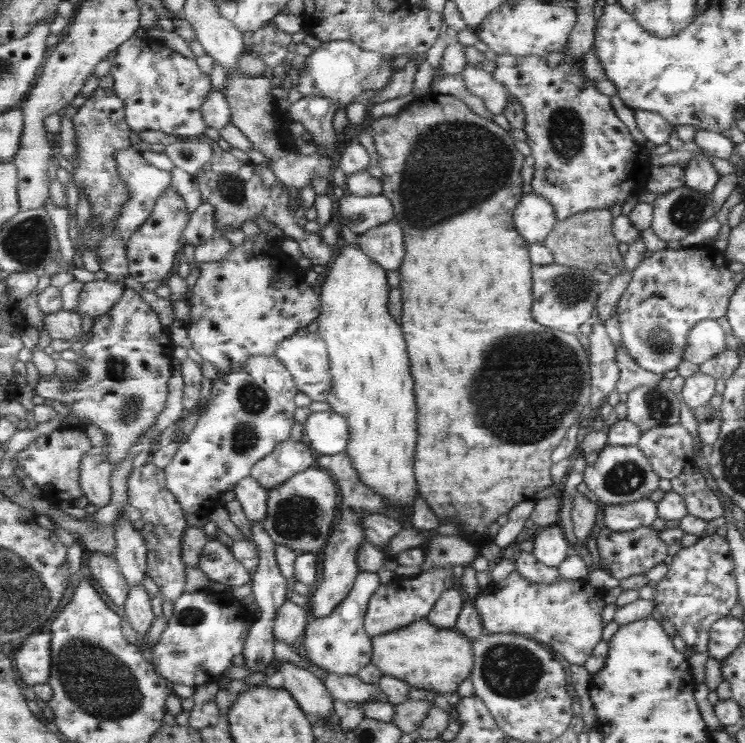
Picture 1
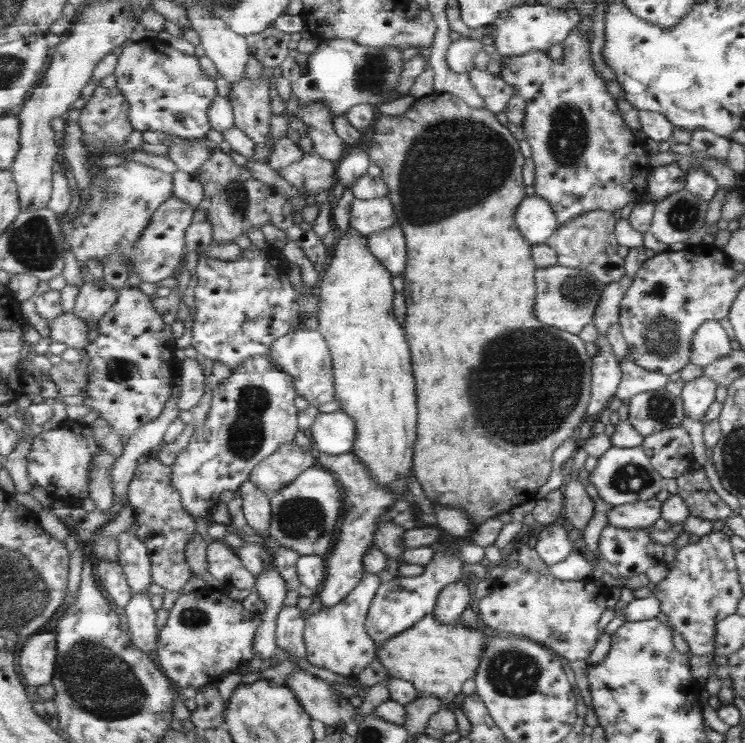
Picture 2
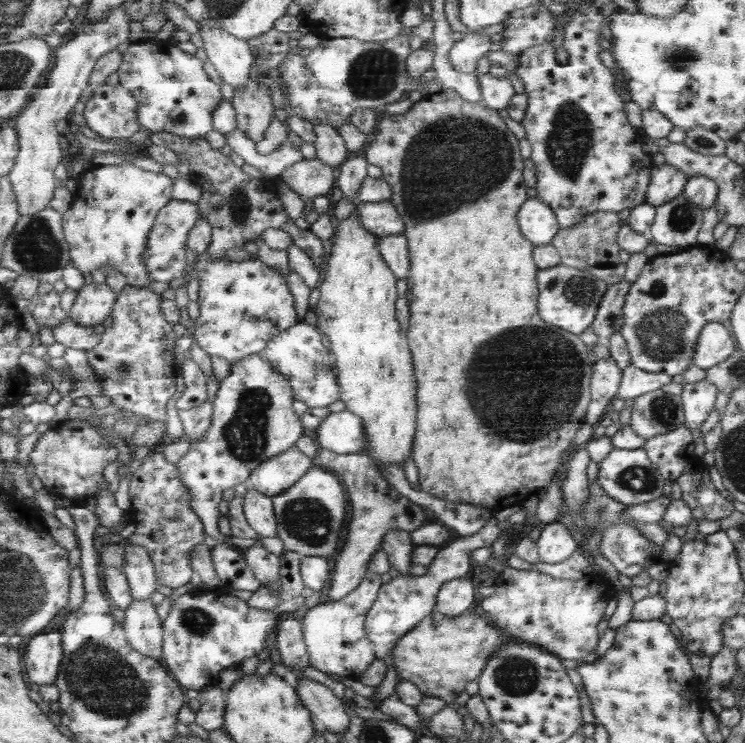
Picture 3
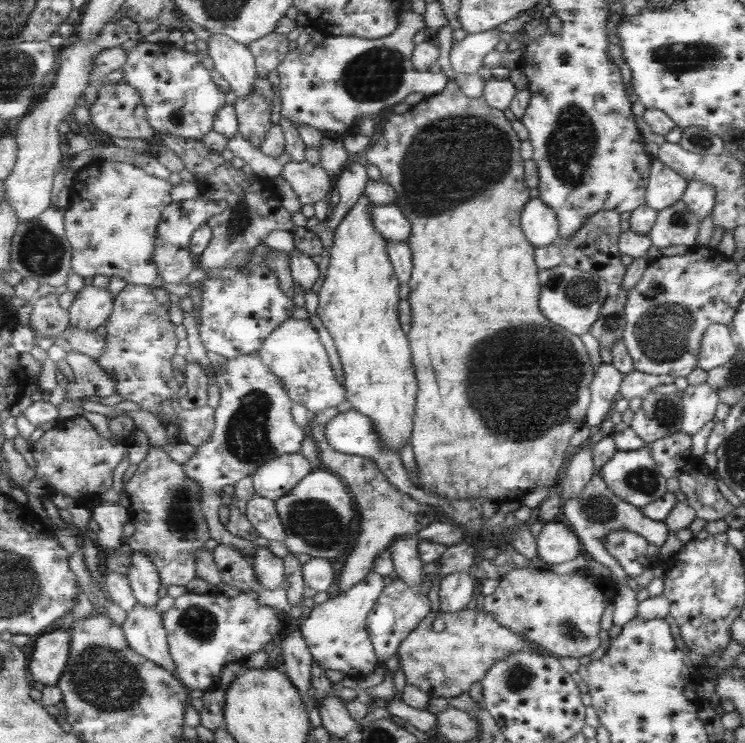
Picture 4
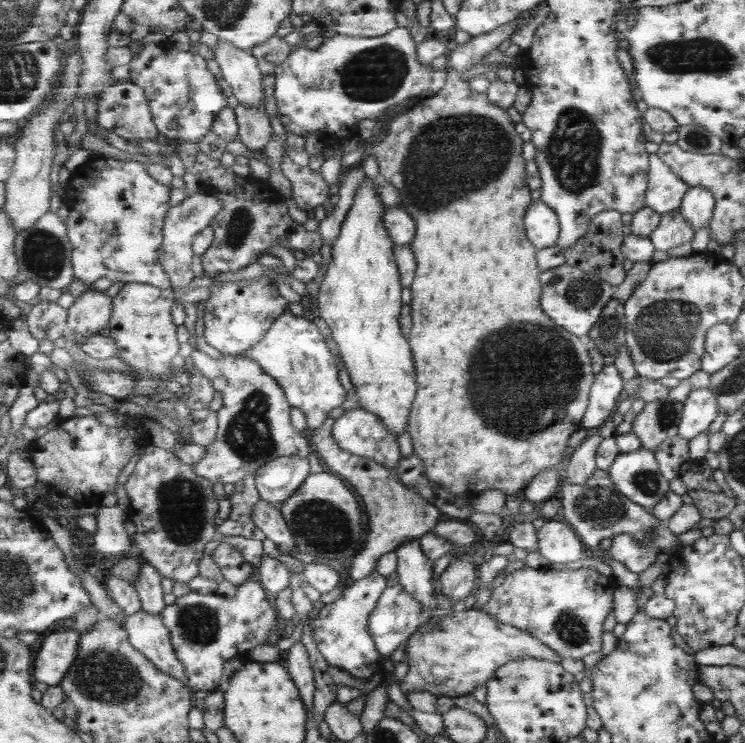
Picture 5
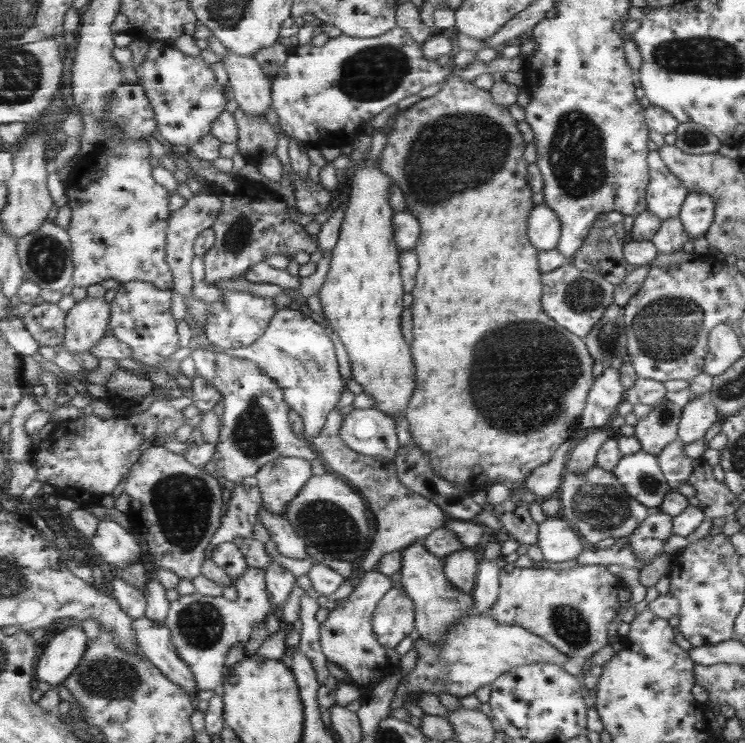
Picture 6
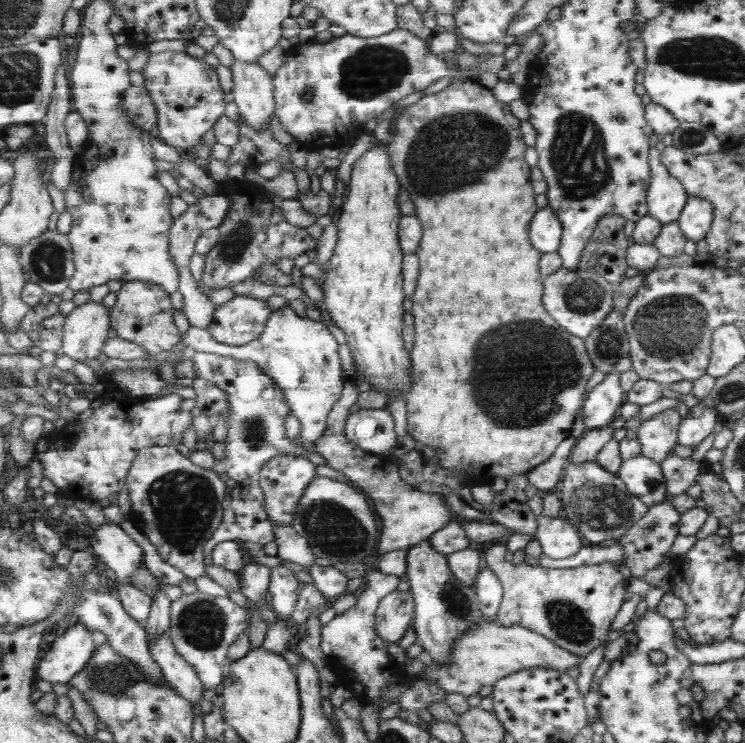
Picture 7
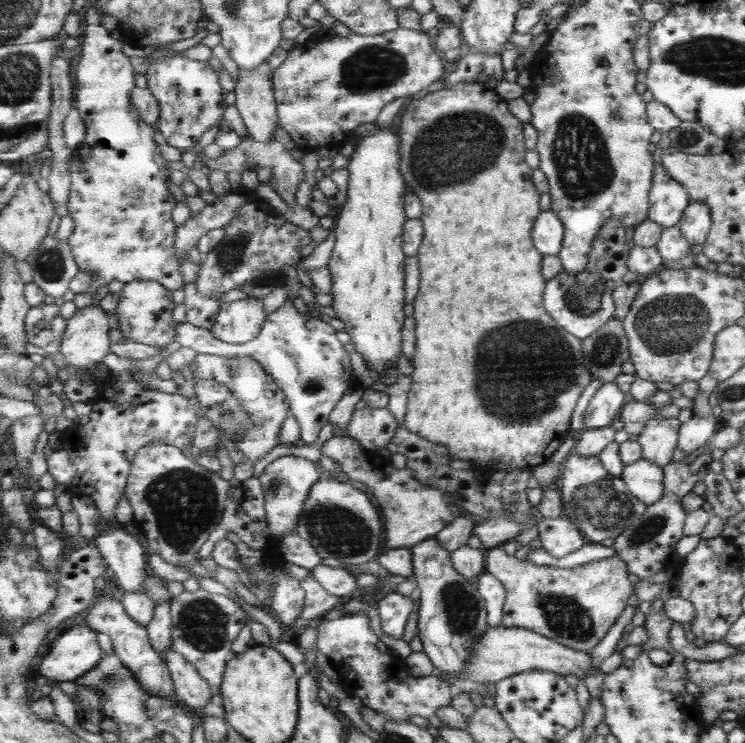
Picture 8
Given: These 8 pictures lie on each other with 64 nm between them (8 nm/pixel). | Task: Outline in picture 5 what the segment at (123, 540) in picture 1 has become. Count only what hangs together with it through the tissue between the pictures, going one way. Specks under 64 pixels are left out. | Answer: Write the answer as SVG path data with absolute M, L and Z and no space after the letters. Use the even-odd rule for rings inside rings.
M142 557L142 570L138 581L135 582L141 601L144 603L144 612L151 615L163 616L168 608L165 604L165 594L161 586L162 575L150 566Z

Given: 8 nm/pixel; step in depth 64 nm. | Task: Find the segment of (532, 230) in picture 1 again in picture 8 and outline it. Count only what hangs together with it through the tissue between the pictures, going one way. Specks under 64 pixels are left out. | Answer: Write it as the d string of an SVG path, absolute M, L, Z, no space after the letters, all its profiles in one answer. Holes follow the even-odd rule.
M543 212L536 221L533 230L533 240L537 250L544 255L555 255L561 252L564 246L565 226L559 215L555 212Z

